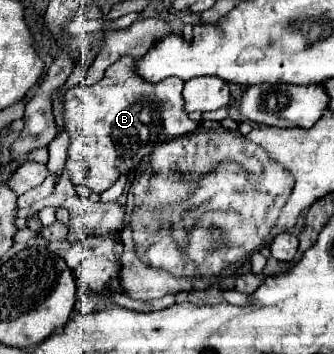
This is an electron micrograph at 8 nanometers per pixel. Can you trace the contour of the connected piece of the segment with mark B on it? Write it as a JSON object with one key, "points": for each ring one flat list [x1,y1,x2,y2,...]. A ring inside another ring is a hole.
{"points":[[121,57,97,85,77,85,65,93,63,123,69,133,65,169,73,185,85,185,93,193,107,191,121,173,137,165,155,145,191,133,199,125,183,109,183,81,169,77,159,85,147,85,139,77,131,77,131,63,131,57]]}

